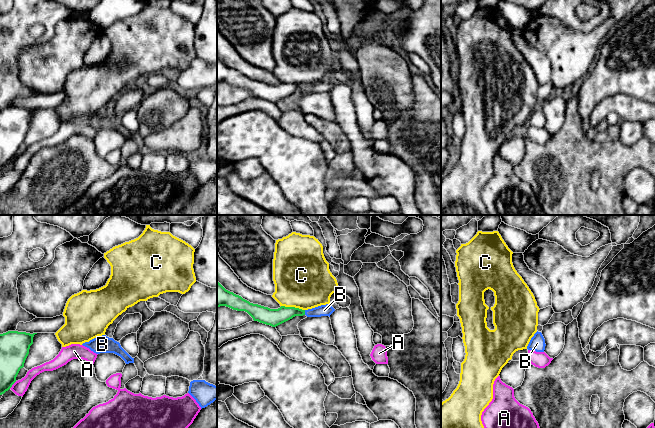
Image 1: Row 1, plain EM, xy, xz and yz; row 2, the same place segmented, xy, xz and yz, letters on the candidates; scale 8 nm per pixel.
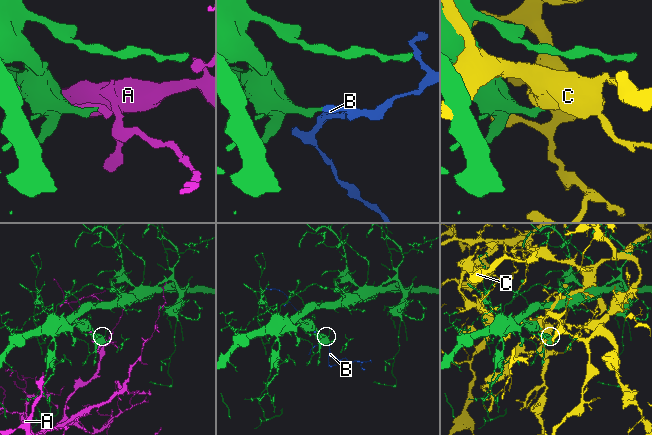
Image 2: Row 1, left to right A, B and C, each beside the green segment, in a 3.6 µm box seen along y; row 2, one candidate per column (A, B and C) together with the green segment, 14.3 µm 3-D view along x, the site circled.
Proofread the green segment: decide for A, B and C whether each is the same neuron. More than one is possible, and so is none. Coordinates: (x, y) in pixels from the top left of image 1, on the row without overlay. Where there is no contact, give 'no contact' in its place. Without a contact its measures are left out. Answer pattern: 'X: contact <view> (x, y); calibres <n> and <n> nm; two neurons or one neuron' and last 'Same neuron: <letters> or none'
A: contact xy (12, 160); calibres 220 and 110 nm; two neurons
B: contact xz (304, 88); calibres 140 and 100 nm; one neuron
C: contact xz (293, 83); calibres 140 and 460 nm; two neurons
Same neuron: B

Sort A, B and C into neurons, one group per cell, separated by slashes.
A / B / C

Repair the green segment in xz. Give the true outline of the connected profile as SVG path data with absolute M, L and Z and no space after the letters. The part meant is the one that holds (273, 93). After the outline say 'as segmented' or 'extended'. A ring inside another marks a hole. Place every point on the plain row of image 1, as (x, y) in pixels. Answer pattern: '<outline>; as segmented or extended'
M217 56L217 83L226 82L233 86L247 88L254 97L276 103L295 92L321 93L329 92L335 87L330 81L321 81L312 85L302 86L295 83L281 82L270 85L258 80L250 79L241 72L226 66Z; extended

